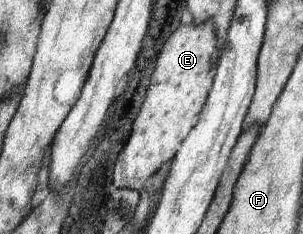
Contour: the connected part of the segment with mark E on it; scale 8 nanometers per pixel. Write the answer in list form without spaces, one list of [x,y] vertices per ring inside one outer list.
[[[212,19],[202,25],[181,25],[166,39],[156,56],[144,101],[132,121],[130,133],[111,171],[113,186],[139,191],[148,179],[170,161],[200,115],[212,85],[215,61],[219,57]]]

